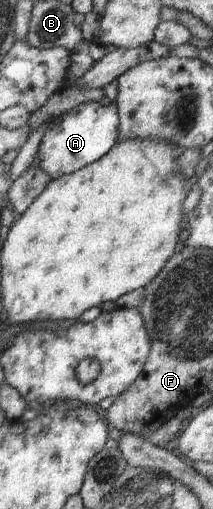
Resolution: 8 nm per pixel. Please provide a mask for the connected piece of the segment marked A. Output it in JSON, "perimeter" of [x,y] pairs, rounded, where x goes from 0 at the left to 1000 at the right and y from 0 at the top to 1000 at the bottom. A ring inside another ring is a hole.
{"perimeter":[[[413,198],[376,210],[310,218],[225,248],[183,283],[178,326],[239,352],[338,342],[385,328],[469,314],[545,283],[559,253],[559,224],[549,208],[516,202],[502,208],[460,198]]]}

